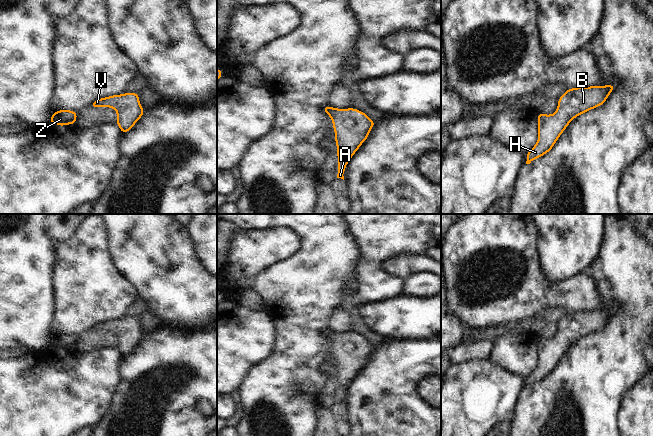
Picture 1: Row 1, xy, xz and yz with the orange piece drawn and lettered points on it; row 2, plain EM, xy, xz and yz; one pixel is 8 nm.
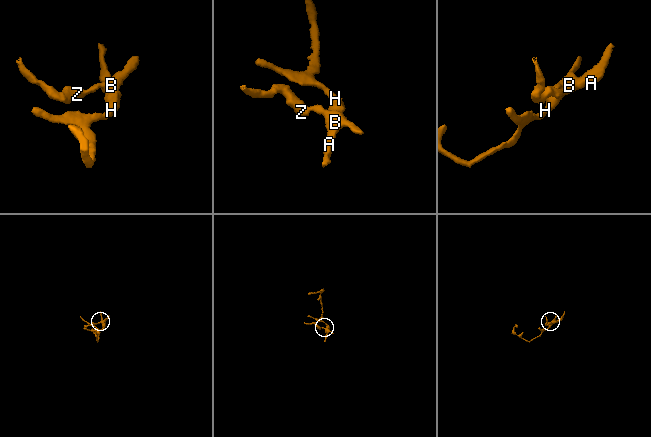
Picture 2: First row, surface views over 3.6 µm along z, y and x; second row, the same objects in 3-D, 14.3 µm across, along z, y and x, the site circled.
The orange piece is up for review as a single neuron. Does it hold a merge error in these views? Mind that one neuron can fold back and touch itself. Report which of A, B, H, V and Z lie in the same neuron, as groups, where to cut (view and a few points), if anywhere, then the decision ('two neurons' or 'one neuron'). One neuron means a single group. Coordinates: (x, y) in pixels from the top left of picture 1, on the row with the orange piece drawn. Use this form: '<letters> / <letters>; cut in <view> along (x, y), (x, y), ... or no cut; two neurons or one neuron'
A B H V Z; no cut; one neuron

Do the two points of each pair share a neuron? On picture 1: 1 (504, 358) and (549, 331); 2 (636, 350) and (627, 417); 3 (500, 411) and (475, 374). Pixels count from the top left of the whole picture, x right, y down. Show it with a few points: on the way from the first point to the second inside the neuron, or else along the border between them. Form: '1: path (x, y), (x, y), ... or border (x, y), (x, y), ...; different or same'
1: border (514, 334), (533, 333), (537, 337); different
2: border (642, 376), (624, 393), (620, 402), (620, 409); different
3: path (500, 401), (500, 396), (485, 381); same

